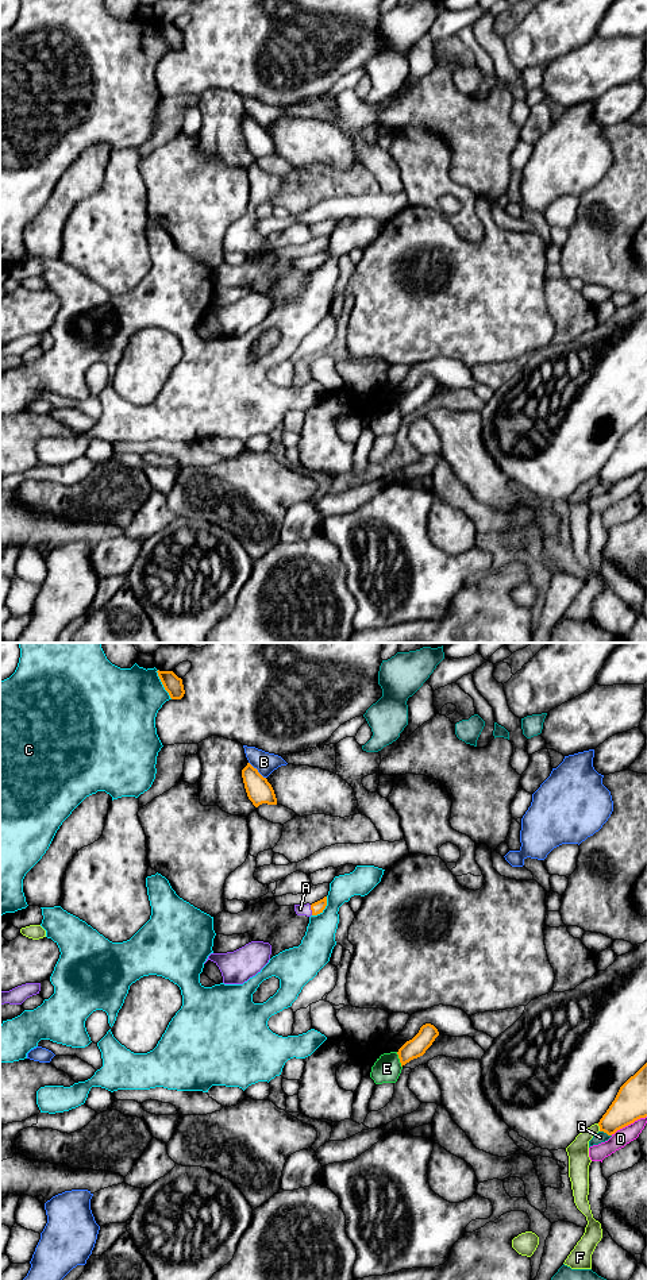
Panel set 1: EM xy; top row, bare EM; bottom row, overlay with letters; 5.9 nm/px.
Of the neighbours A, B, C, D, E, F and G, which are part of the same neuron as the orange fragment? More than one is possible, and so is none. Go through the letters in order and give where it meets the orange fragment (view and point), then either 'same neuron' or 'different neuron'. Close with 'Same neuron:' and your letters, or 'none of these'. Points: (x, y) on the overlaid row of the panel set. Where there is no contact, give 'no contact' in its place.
A: xy (311, 909) | same neuron
B: xy (257, 770) | different neuron
C: xy (162, 683) | different neuron
D: xy (628, 1124) | different neuron
E: xy (400, 1060) | different neuron
F: xy (600, 1128) | different neuron
G: xy (605, 1132) | different neuron
Same neuron: A

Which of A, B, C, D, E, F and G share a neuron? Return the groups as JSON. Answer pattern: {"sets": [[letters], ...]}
{"sets": [["A"], ["B"], ["C"], ["D"], ["E"], ["F"], ["G"]]}

